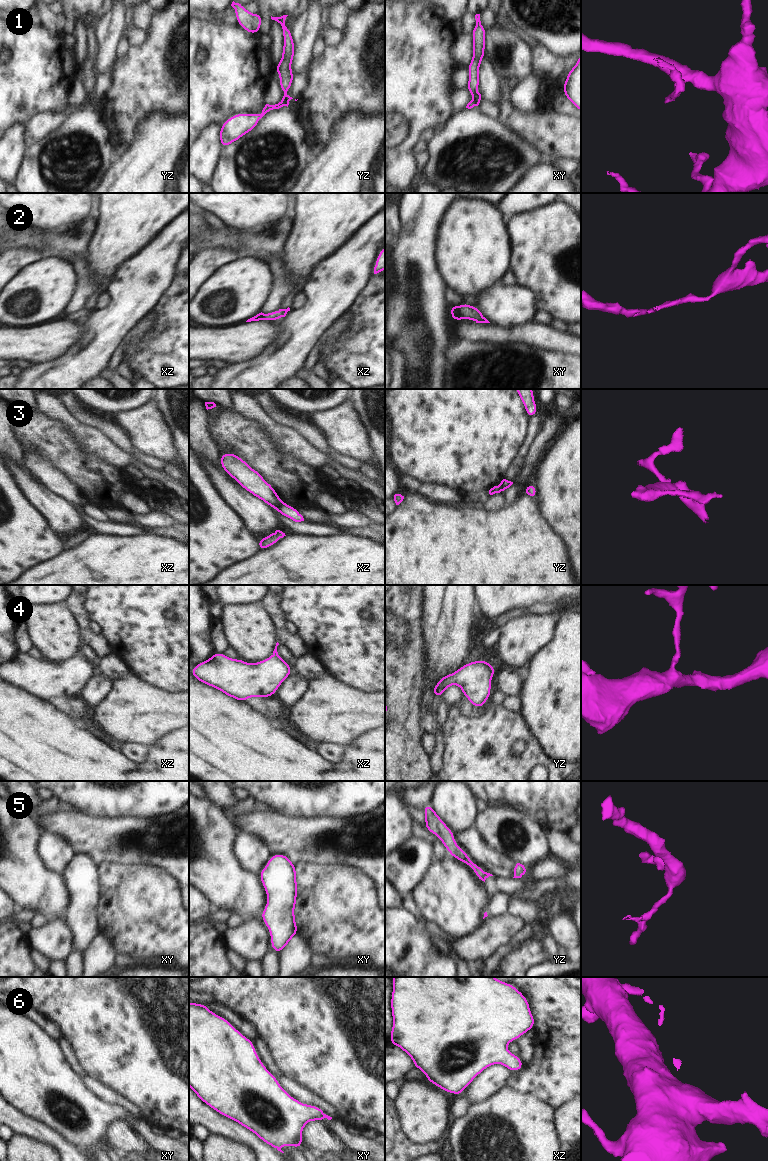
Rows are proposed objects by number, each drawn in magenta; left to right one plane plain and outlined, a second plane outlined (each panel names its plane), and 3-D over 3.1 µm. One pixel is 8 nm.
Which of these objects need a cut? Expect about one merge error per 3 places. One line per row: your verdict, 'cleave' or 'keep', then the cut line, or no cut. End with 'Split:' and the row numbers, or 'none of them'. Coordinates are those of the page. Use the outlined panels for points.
1: cleave; cut in yz along (284, 92), (286, 95), (286, 103), (284, 105)
2: keep; no cut
3: cleave; cut in xz along (282, 502), (275, 508)
4: keep; no cut
5: keep; no cut
6: keep; no cut
Split: 1, 3

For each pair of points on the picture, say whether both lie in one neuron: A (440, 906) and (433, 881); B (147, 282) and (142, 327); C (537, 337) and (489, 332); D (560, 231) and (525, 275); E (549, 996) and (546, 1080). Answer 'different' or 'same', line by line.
A: same
B: different
C: same
D: same
E: same

